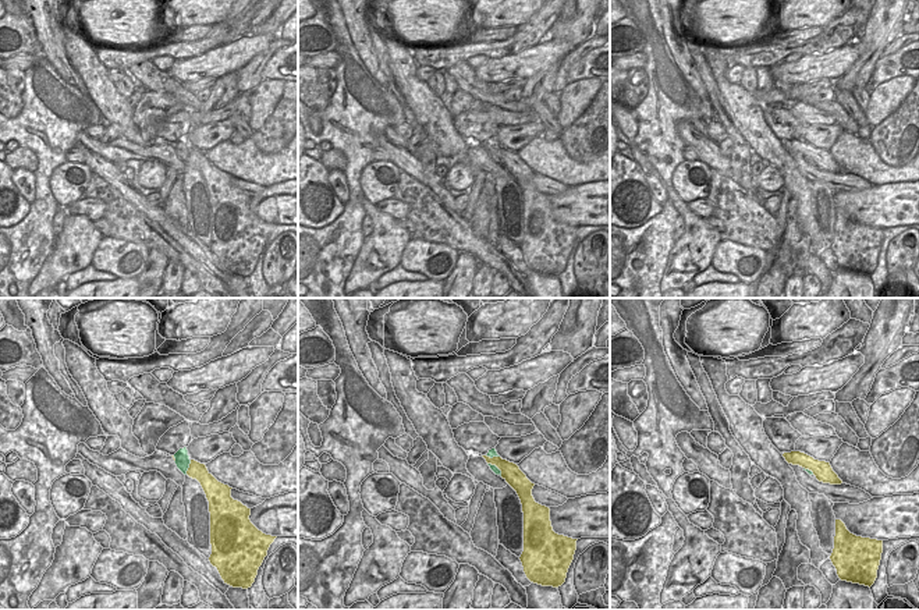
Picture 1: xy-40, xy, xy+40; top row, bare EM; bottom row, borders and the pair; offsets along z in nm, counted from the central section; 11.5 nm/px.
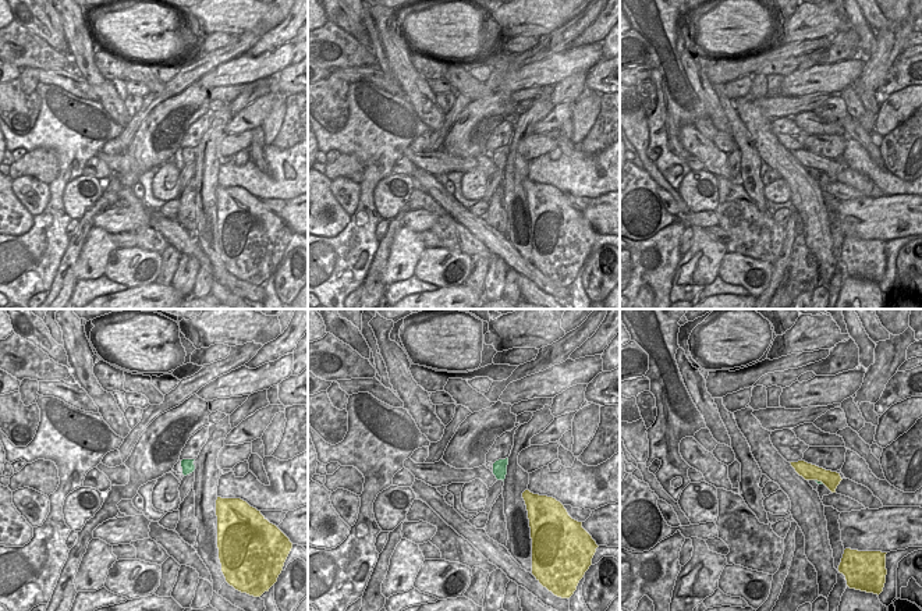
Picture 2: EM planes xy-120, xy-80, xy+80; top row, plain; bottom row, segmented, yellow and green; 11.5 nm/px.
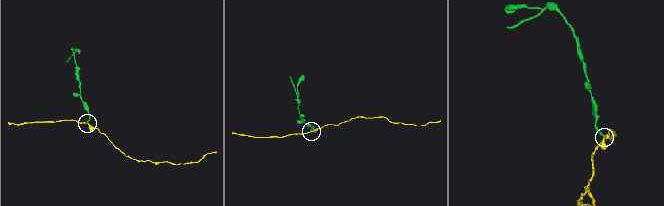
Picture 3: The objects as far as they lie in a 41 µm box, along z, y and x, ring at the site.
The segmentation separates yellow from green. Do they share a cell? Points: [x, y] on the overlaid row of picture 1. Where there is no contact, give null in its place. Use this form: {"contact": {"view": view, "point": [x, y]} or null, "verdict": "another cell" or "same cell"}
{"contact": {"view": "xy-40", "point": [190, 467]}, "verdict": "another cell"}

